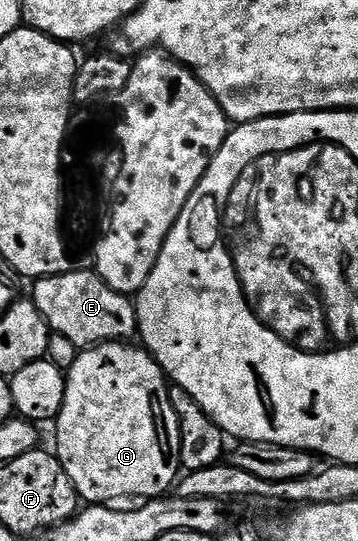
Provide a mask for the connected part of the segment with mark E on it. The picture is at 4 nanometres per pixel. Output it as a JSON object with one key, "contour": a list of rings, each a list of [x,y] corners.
{"contour":[[[71,270],[55,276],[44,276],[33,281],[32,299],[36,310],[45,318],[55,336],[68,338],[80,350],[95,344],[126,342],[138,331],[138,309],[127,293],[112,290],[102,281],[97,271]]]}

